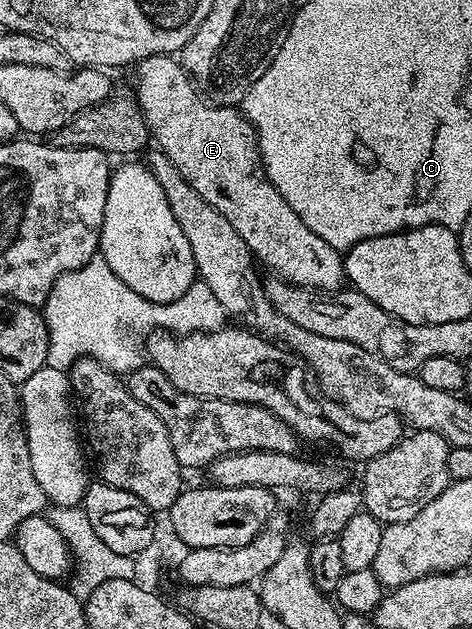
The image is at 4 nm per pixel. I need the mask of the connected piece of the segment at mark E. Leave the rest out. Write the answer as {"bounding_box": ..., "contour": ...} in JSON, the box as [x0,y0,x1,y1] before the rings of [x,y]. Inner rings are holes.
{"bounding_box":[135,55,346,293],"contour":[[[152,55],[136,64],[137,71],[137,91],[135,98],[143,117],[149,126],[149,133],[152,142],[166,155],[183,173],[183,181],[207,201],[207,205],[212,205],[231,221],[235,233],[243,237],[247,249],[251,252],[266,272],[272,273],[276,278],[285,279],[289,283],[294,283],[296,287],[312,287],[322,293],[336,291],[346,282],[345,260],[342,252],[336,251],[323,237],[316,233],[311,233],[307,225],[283,201],[283,197],[273,182],[267,178],[261,165],[261,157],[255,142],[255,136],[249,120],[237,107],[219,107],[215,103],[206,101],[193,86],[193,80],[185,68],[173,55]]]}

